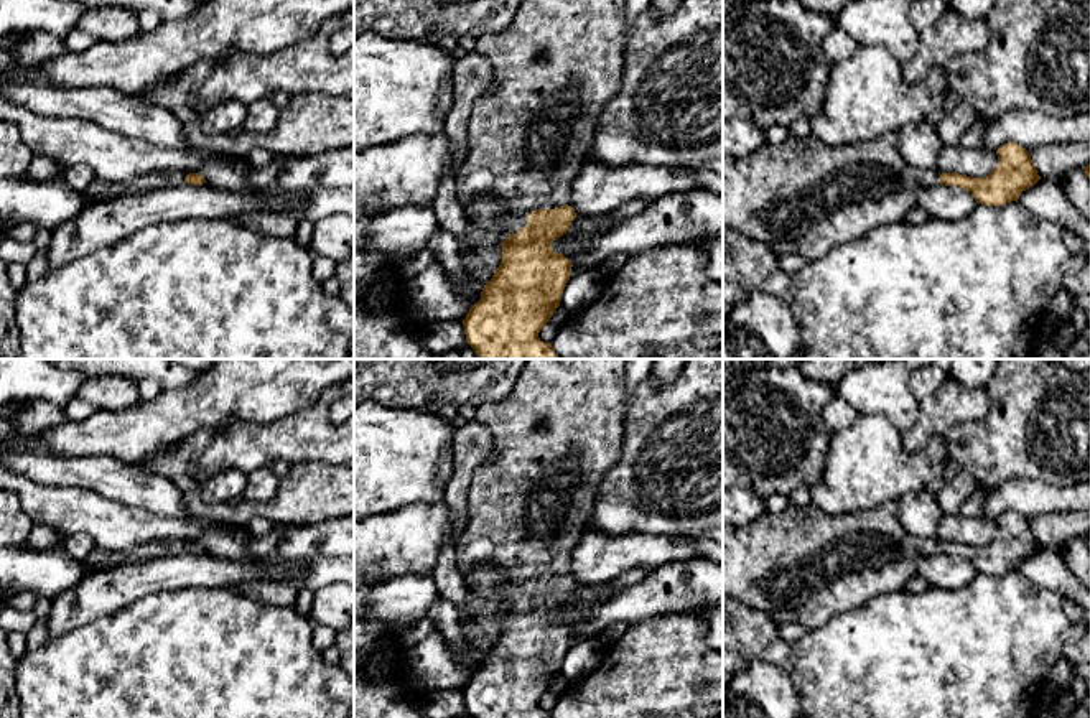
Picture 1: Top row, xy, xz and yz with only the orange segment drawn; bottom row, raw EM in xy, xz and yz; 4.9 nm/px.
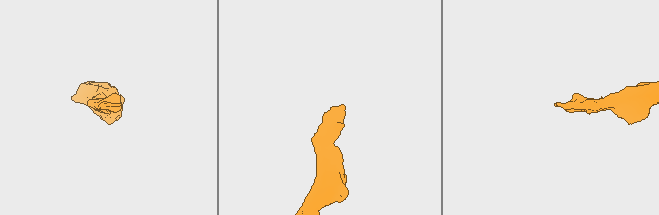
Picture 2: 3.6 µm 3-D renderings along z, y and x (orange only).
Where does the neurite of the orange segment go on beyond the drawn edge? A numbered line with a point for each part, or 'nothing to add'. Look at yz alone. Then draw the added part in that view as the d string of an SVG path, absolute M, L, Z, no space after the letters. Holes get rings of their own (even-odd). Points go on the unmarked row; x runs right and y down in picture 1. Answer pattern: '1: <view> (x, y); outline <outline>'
1: yz (779, 560); outline M899 501L836 515L817 506L789 504L780 514L762 512L751 524L723 525L723 598L767 614L777 609L794 611L846 573L874 570L899 558L935 555L940 553L940 543L939 538L914 537L902 527Z

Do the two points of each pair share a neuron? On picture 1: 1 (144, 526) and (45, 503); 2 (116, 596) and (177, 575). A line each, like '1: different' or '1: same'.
1: same
2: same

